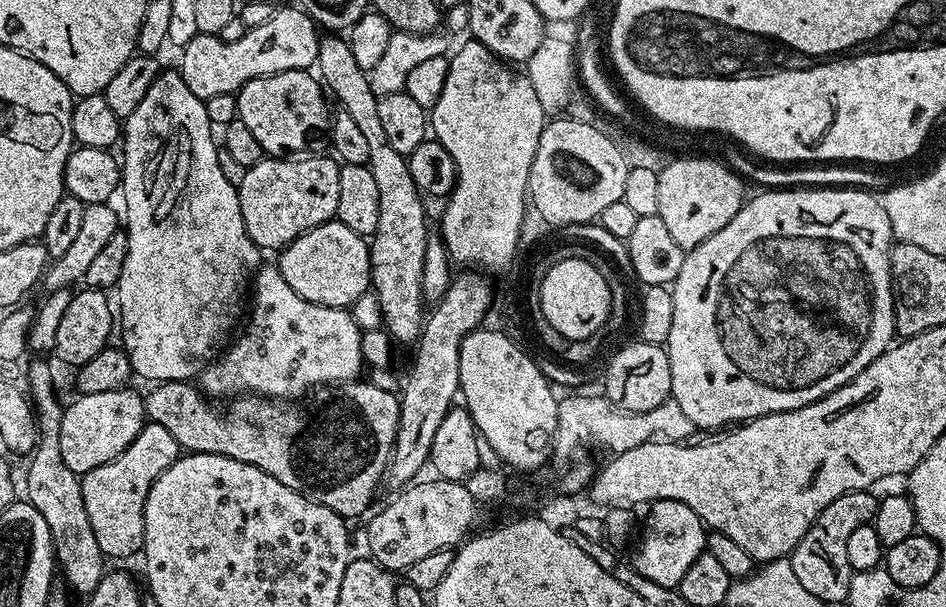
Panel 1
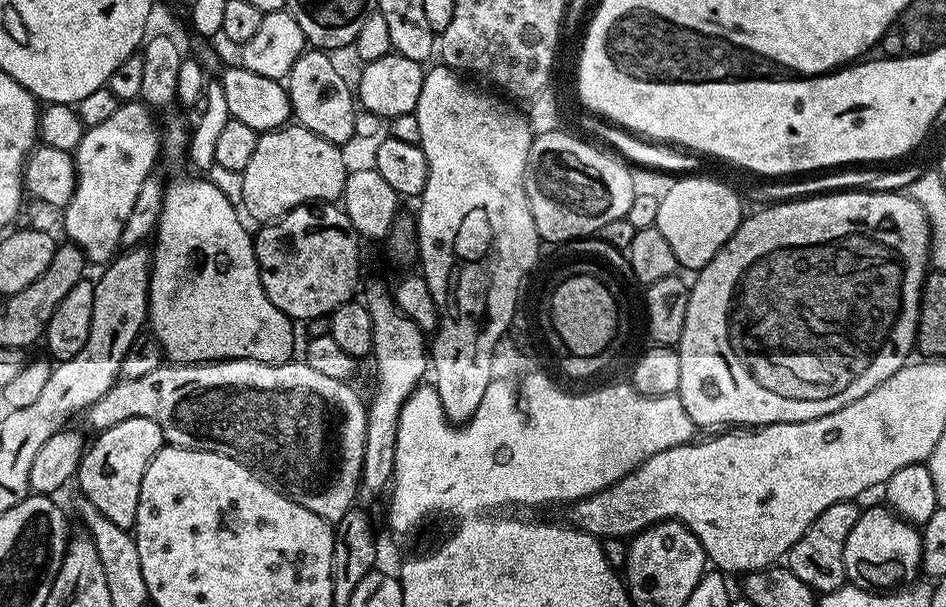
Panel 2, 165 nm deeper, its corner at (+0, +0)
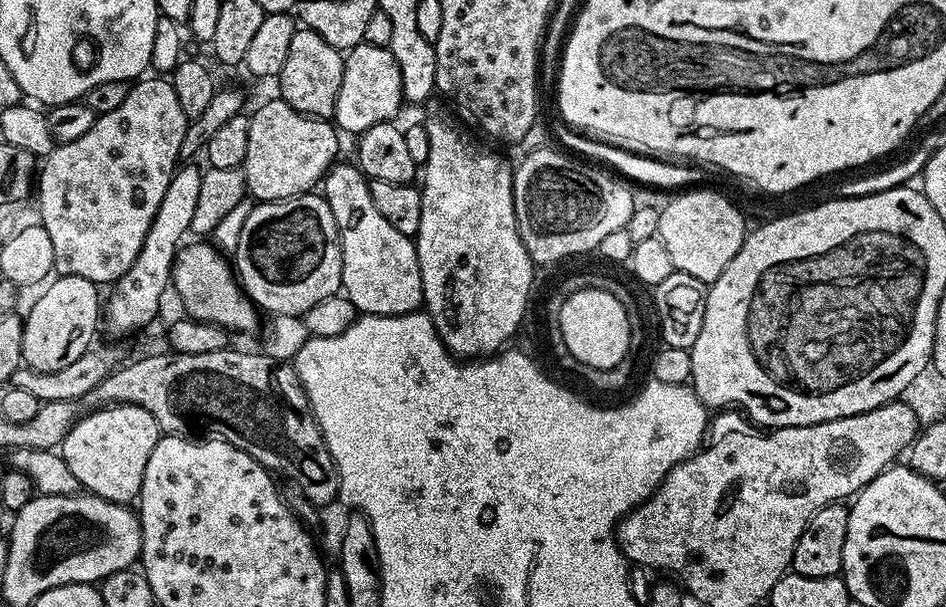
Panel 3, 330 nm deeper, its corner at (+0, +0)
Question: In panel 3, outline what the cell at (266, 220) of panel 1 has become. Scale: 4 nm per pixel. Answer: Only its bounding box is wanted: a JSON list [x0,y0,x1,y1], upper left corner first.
[242,98,339,202]

